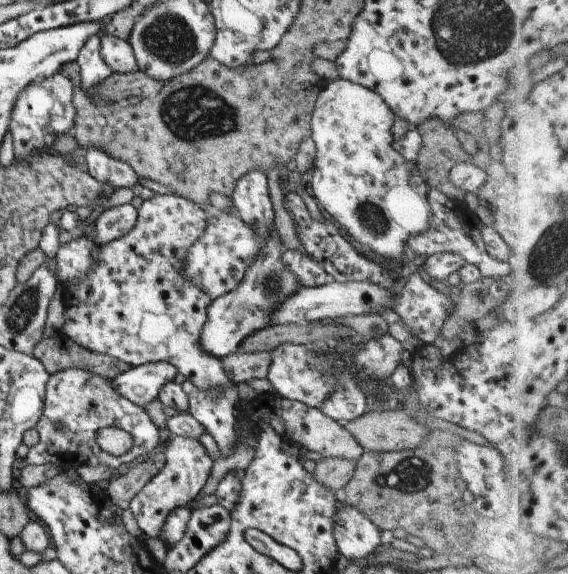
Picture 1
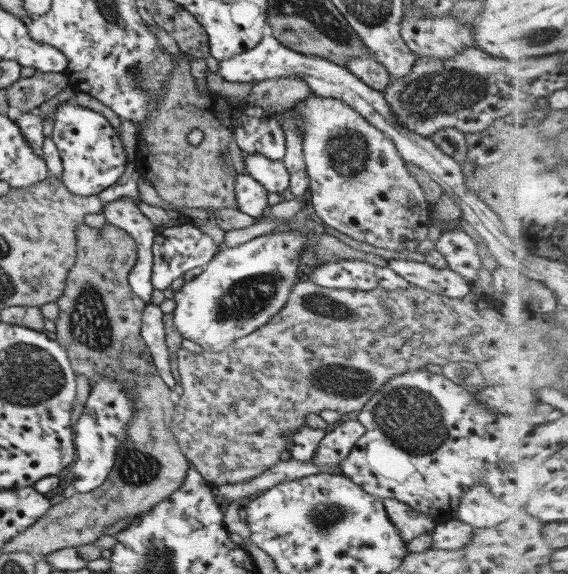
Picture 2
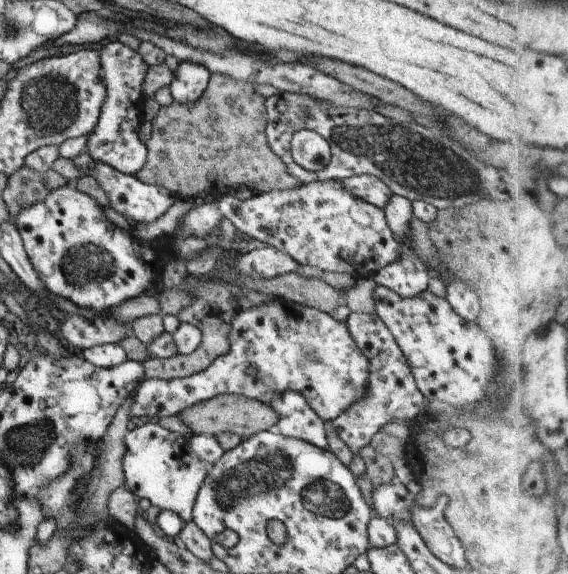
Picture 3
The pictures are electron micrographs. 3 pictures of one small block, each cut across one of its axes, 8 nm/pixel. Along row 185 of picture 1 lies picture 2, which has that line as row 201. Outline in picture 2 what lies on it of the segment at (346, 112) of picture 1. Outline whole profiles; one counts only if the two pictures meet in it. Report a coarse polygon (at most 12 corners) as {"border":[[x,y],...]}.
{"border":[[310,93],[297,117],[315,219],[387,250],[429,204],[393,143]]}

